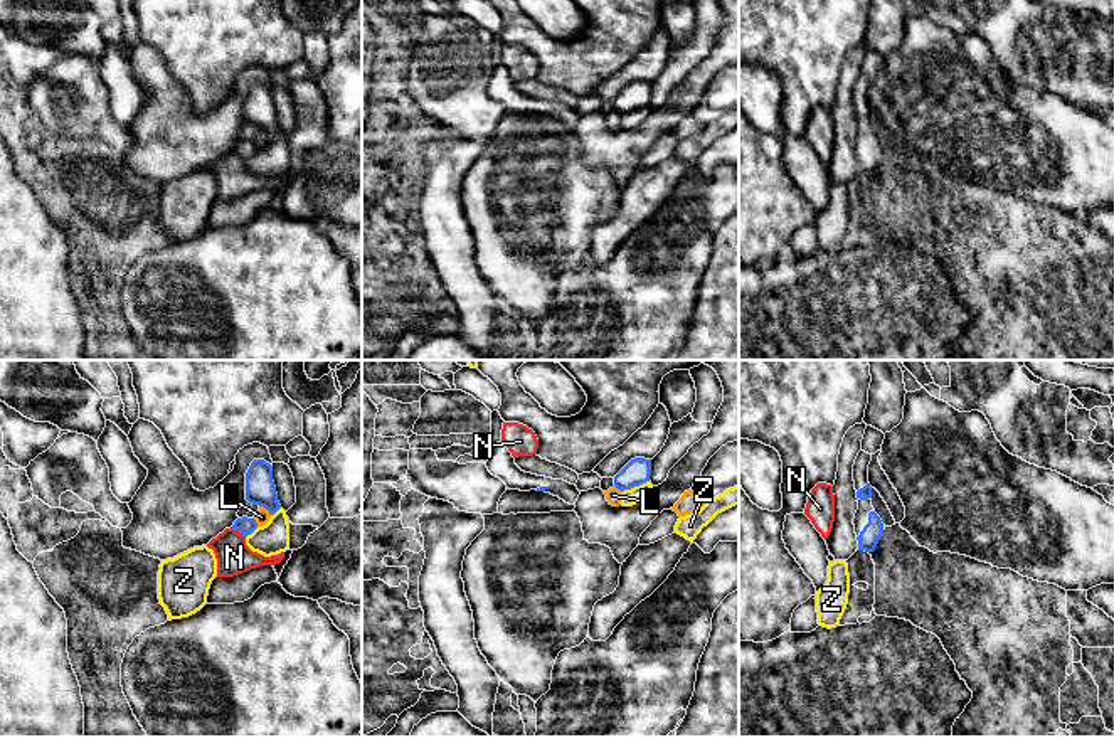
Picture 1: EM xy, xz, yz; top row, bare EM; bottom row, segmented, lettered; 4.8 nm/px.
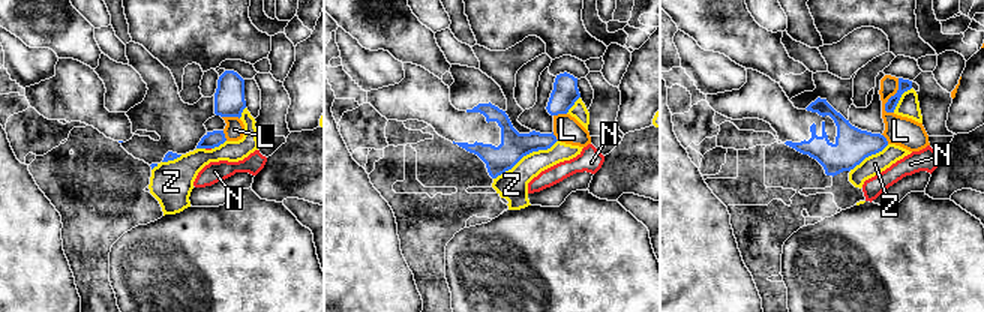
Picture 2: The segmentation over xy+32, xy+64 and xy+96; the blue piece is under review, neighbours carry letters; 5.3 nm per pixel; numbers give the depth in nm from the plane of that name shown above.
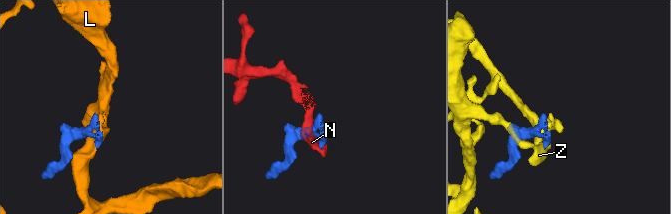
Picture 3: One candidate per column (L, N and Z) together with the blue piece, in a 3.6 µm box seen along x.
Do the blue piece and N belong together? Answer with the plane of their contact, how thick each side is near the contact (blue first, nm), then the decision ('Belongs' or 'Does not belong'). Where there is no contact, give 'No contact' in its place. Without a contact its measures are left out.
Touches blue in xy. Thickness 90 nm (blue) against 160 nm. Does not belong

